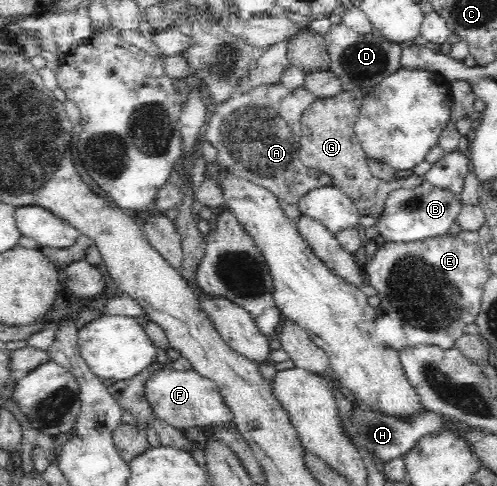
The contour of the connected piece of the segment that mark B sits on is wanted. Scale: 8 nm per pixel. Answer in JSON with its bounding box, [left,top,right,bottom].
[375,180,462,243]

